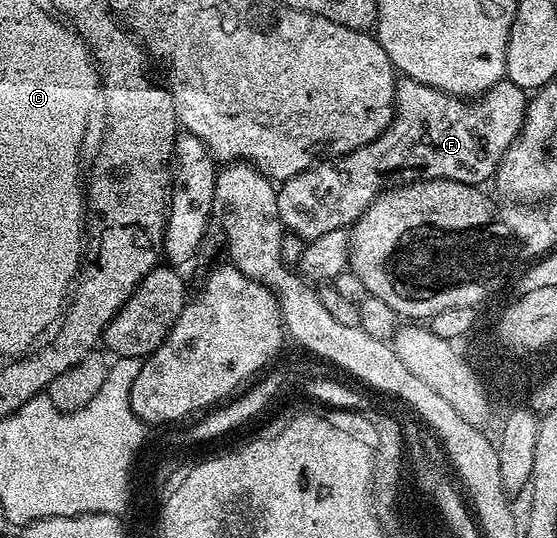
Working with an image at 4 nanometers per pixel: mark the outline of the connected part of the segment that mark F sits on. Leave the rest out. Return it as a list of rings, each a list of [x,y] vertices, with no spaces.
[[[403,78],[396,83],[395,99],[395,116],[391,124],[373,142],[343,156],[320,159],[313,167],[278,185],[277,210],[279,221],[286,231],[304,242],[310,242],[321,238],[321,234],[329,234],[329,230],[347,228],[355,223],[388,185],[412,184],[431,179],[452,179],[453,182],[485,185],[486,180],[488,183],[494,177],[496,168],[503,163],[503,155],[511,143],[519,137],[529,96],[524,89],[506,78],[482,96],[471,99],[450,96],[433,86]]]

